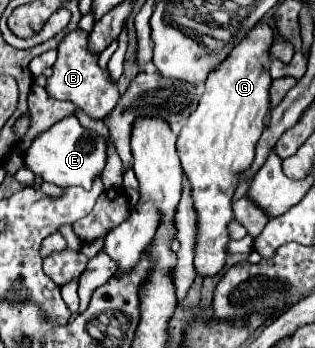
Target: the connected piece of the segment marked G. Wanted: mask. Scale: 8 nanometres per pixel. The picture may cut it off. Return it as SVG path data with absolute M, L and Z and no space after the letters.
M259 22L253 26L247 36L231 50L231 54L209 72L205 92L201 94L197 110L187 118L183 124L179 136L177 136L177 154L181 158L181 166L185 176L191 182L193 188L193 204L197 210L197 248L195 248L195 268L197 274L201 276L215 276L227 256L227 242L229 242L229 232L227 224L233 220L233 210L231 210L231 198L239 182L239 172L249 168L253 156L255 156L255 144L263 132L265 126L265 116L269 114L269 88L271 88L271 74L269 74L269 48L273 44L275 32L273 26Z

